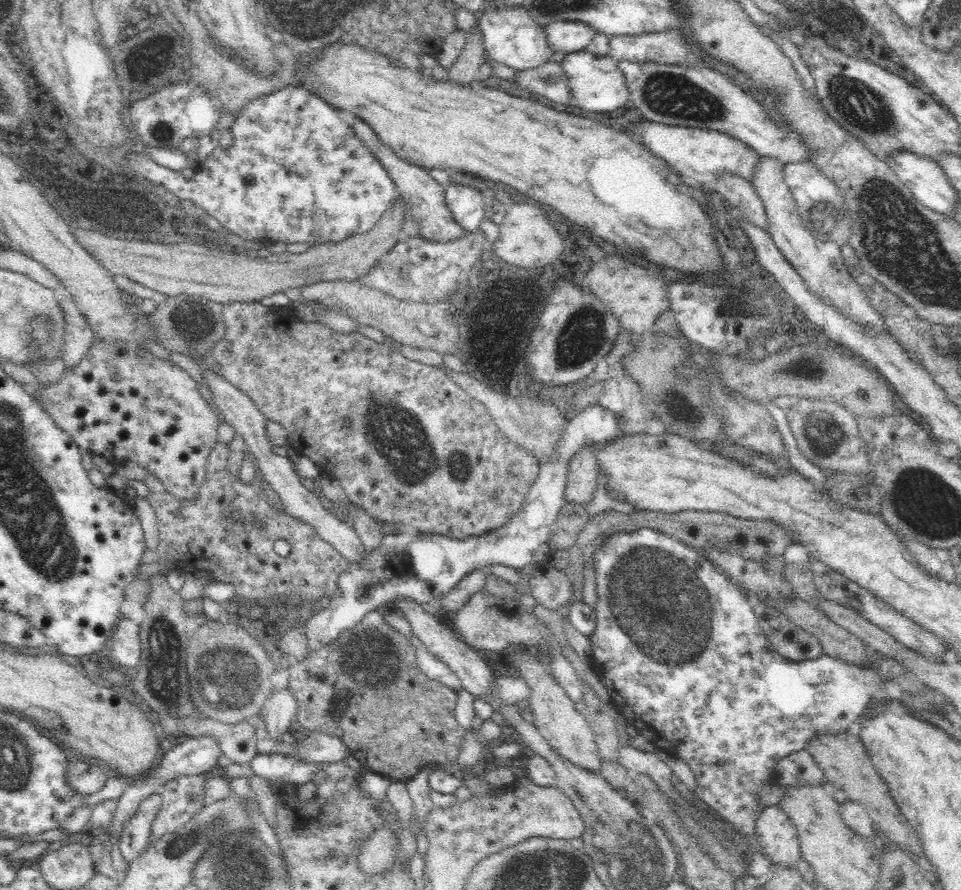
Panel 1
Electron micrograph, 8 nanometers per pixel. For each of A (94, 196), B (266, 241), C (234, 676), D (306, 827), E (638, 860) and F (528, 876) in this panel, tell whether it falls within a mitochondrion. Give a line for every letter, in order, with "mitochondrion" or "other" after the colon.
A: mitochondrion
B: other
C: mitochondrion
D: other
E: mitochondrion
F: mitochondrion

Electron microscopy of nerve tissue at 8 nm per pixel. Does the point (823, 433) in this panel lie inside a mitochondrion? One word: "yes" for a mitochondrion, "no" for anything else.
yes

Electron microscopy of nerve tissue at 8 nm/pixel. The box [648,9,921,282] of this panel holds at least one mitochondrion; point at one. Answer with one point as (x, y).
(864, 109)

